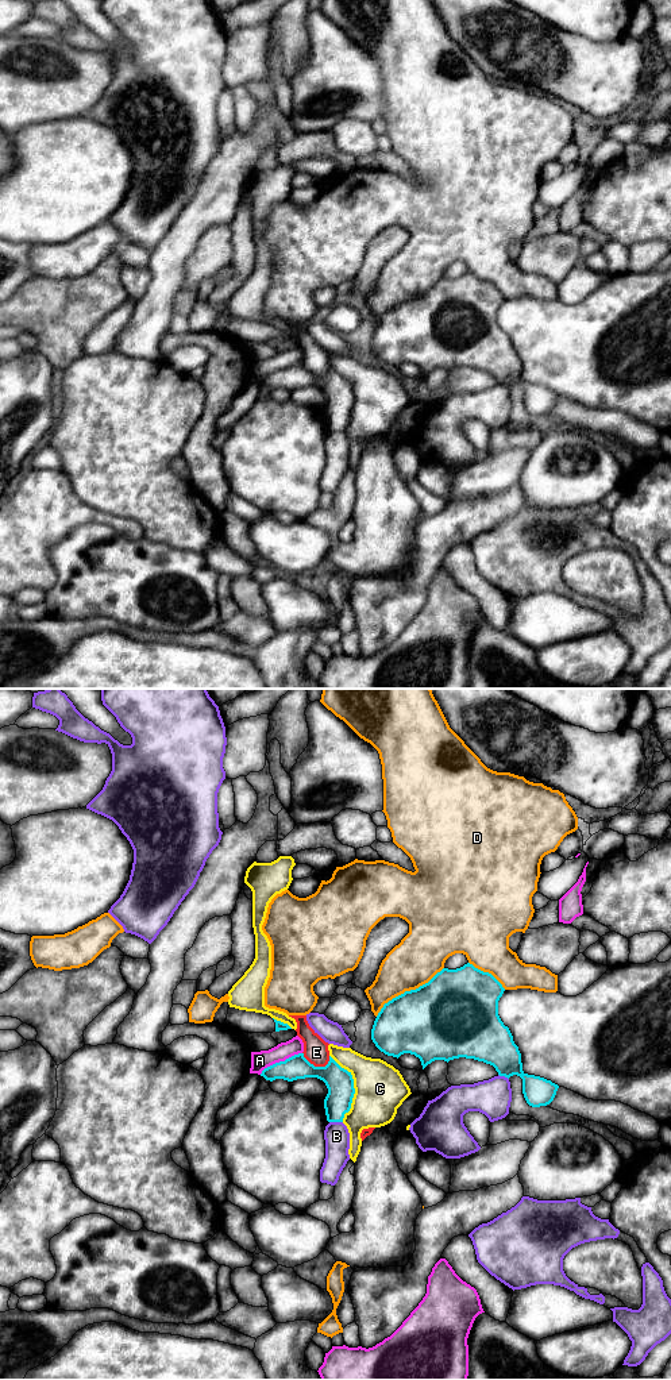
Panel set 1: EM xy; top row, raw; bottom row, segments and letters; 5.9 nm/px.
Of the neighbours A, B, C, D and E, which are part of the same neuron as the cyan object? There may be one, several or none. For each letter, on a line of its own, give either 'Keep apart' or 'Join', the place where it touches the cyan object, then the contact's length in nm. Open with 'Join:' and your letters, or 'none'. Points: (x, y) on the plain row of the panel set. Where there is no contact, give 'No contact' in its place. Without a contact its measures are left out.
Join: none
A: Keep apart. Touches cyan at xy (280, 370). Shared border 280 nm
B: Keep apart. Touches cyan at xy (336, 430). Shared border 80 nm
C: Keep apart. Touches cyan at xy (353, 396). Shared border 400 nm
D: Keep apart. Touches cyan at xy (408, 300). Shared border 500 nm
E: Keep apart. Touches cyan at xy (313, 374). Shared border 180 nm

